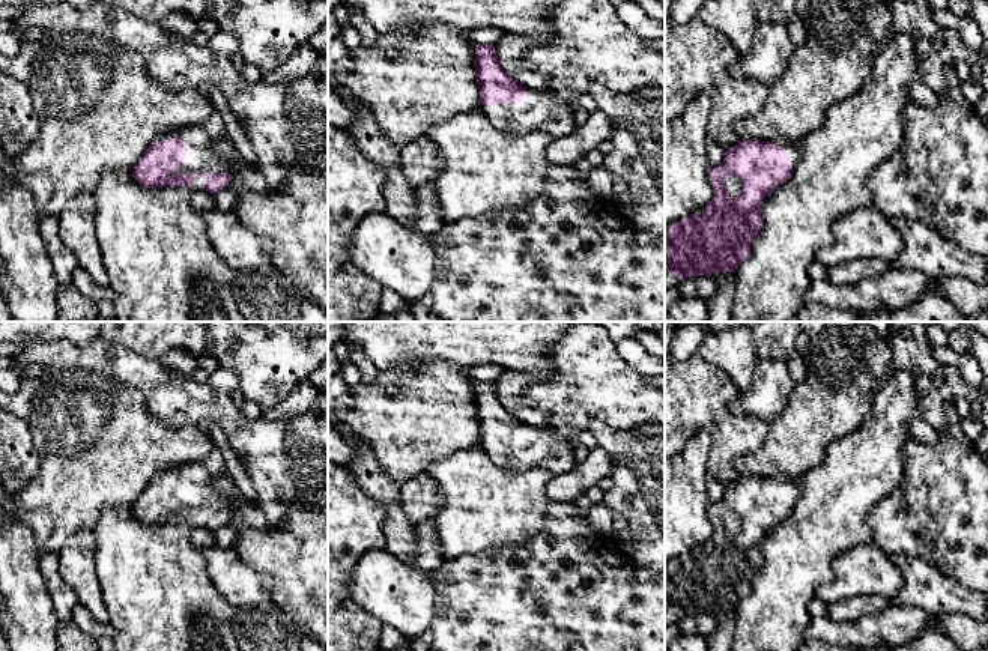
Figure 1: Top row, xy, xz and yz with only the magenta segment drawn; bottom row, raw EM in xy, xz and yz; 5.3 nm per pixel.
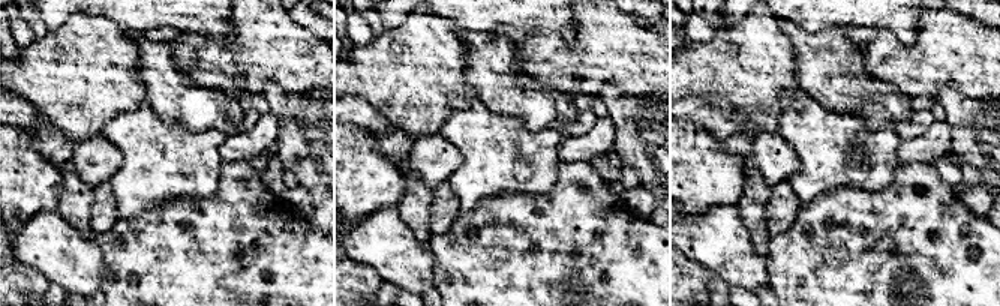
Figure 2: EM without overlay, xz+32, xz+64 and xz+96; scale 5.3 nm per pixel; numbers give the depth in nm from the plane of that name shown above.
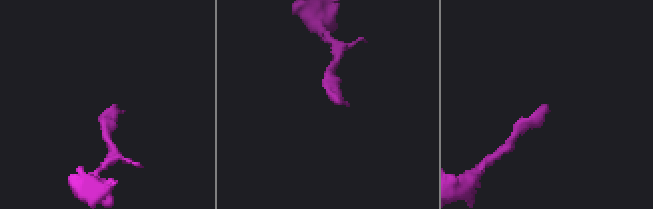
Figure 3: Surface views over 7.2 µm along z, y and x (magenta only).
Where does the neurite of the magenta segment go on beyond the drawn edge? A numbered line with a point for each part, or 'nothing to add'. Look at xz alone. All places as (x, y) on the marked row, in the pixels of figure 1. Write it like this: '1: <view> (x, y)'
1: xz (537, 112)

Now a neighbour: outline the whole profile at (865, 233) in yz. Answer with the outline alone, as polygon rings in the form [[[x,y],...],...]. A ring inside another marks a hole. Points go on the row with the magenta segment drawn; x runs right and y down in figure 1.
[[[872,204],[841,216],[833,233],[835,242],[815,257],[826,269],[856,259],[881,259],[892,265],[904,248],[899,233]]]

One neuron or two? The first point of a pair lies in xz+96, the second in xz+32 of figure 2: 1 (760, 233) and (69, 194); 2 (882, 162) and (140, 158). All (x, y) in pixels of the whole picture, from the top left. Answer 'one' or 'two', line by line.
1: one
2: one

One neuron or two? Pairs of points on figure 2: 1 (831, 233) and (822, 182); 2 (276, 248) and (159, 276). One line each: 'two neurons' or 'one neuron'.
1: two neurons
2: one neuron

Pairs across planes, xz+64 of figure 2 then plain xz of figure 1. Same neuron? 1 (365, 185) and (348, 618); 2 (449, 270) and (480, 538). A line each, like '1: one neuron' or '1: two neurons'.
1: one neuron
2: two neurons

